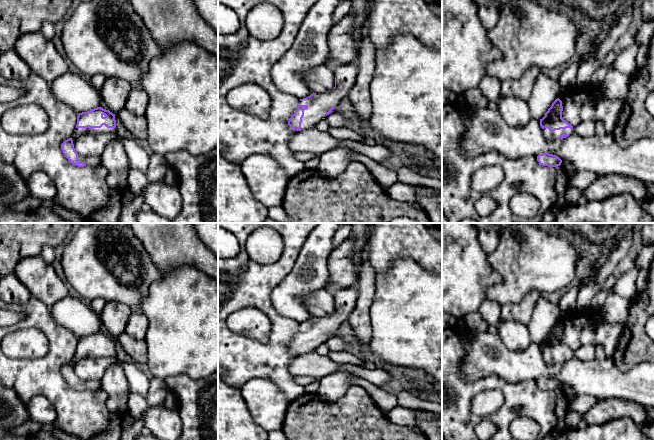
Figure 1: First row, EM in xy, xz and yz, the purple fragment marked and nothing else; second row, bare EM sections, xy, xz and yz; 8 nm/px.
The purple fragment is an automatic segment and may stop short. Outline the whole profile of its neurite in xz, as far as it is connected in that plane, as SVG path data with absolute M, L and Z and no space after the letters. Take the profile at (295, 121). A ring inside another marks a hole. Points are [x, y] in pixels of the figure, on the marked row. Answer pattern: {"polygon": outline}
{"polygon": "M357 61L336 65L333 67L333 72L334 90L325 93L313 92L310 96L300 99L297 110L288 121L291 128L301 131L313 127L339 105L340 100L349 93L356 81Z"}

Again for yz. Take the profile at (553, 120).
{"polygon": "M557 98L540 119L540 126L547 140L563 139L573 132L573 126L562 118L562 101Z"}

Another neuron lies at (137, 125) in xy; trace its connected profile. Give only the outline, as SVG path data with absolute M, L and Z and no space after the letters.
M126 109L119 111L116 116L137 142L146 142L147 121L145 116L137 116Z

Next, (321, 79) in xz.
M318 66L306 72L304 79L314 93L332 92L335 87L333 67Z

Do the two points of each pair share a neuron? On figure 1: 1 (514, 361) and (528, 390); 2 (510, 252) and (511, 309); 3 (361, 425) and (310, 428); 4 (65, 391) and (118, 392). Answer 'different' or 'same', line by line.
1: different
2: different
3: same
4: different

